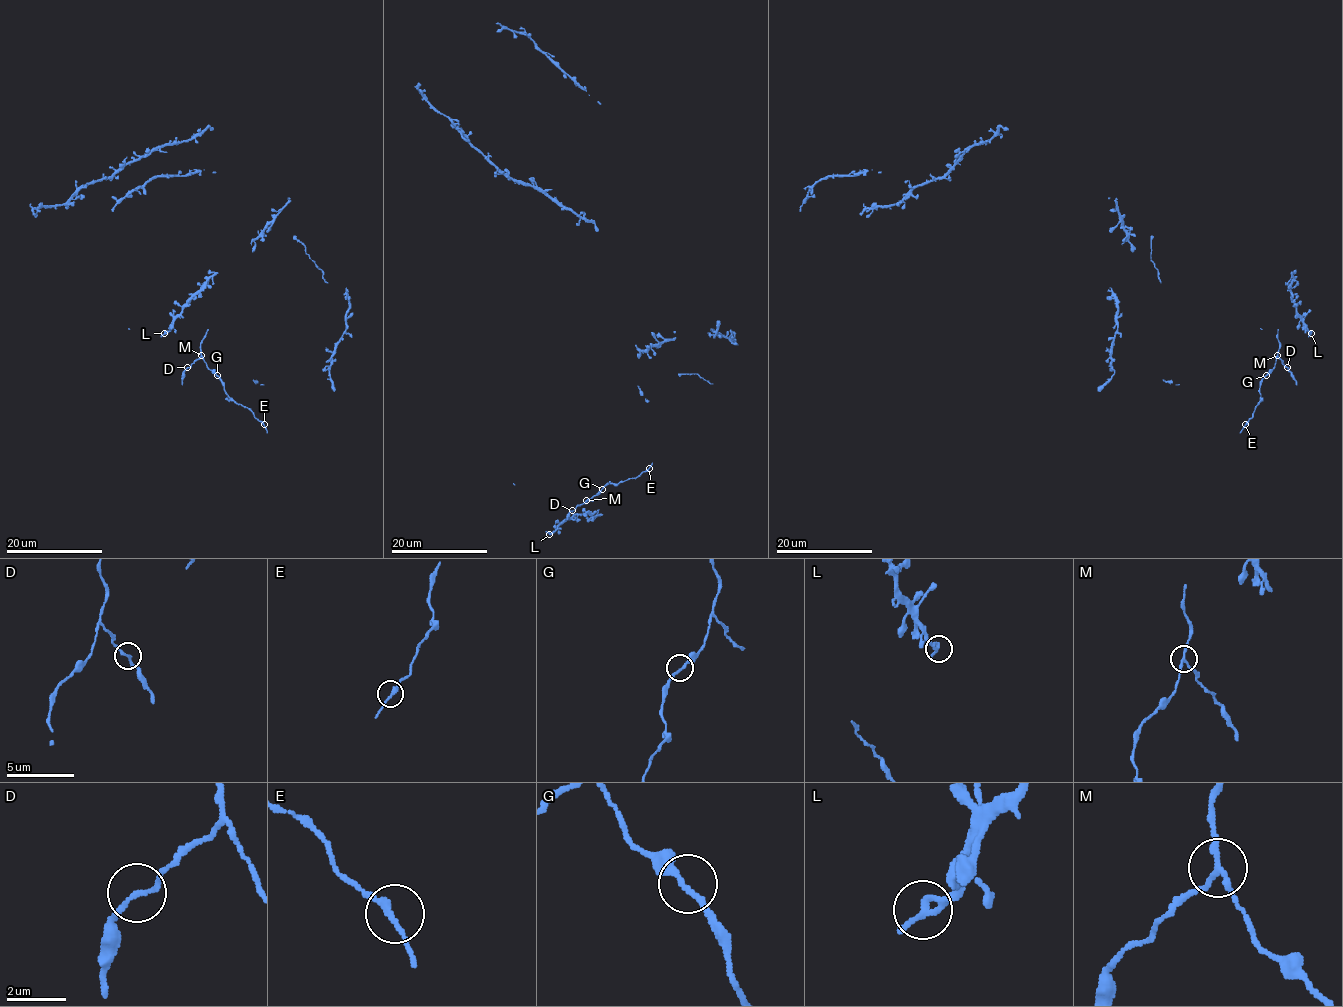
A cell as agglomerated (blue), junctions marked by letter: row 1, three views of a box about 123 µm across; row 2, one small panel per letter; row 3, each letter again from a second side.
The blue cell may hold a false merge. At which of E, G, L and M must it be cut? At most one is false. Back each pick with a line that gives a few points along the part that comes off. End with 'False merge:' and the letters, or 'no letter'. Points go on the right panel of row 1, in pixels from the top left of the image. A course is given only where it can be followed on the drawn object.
M: Course of the part to remove: (1278, 355), (1297, 384)
False merge: M

